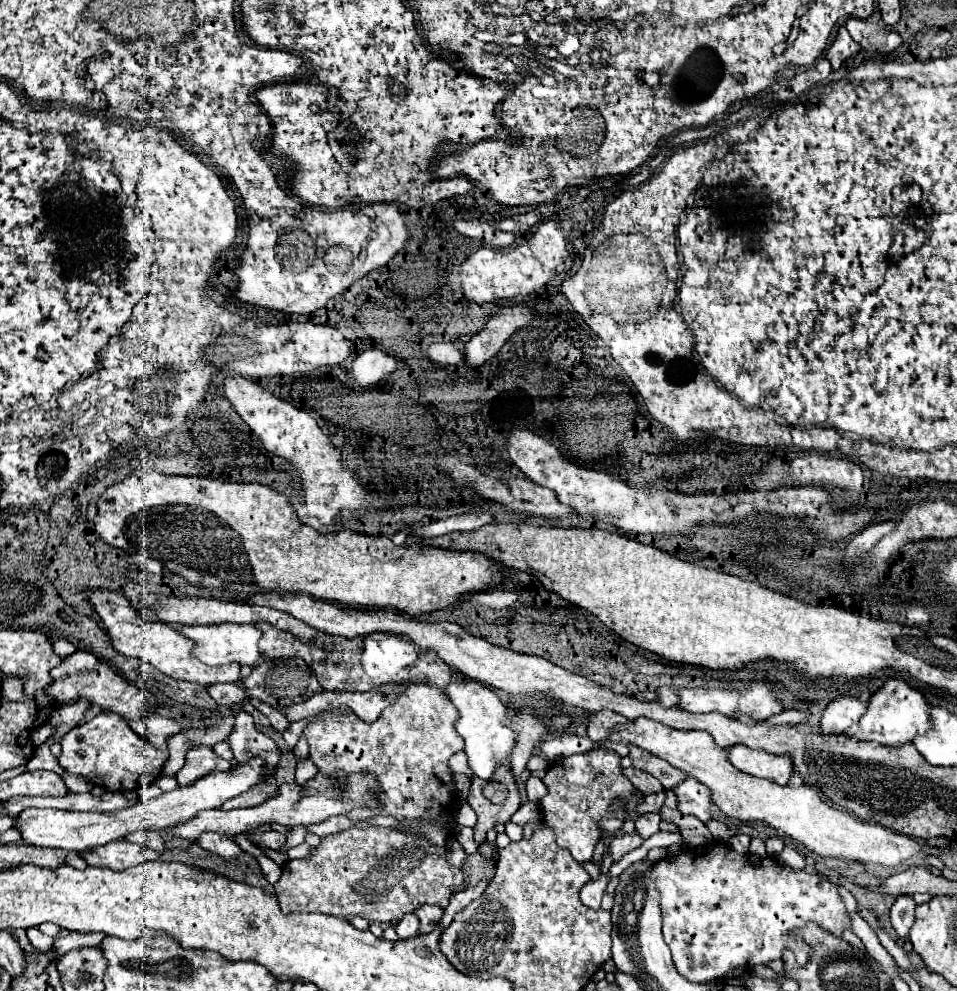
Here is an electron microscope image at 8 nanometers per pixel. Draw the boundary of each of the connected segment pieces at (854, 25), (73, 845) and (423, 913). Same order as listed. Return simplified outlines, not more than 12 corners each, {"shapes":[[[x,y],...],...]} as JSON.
{"shapes":[[[849,18],[845,28],[865,50],[887,54],[901,36],[881,22]],[[263,760],[117,812],[27,808],[13,828],[41,848],[91,850],[165,830],[263,782]],[[421,906],[415,916],[421,920],[421,934],[433,932],[443,916],[437,906]]]}

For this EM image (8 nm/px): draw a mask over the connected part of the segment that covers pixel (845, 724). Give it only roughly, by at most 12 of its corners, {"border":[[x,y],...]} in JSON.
{"border":[[839,696],[821,716],[821,732],[847,734],[865,704]]}

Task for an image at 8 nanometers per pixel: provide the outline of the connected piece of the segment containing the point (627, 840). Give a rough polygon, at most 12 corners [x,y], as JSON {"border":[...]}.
{"border":[[621,834],[611,842],[609,856],[619,862],[623,854],[643,844],[639,834]]}

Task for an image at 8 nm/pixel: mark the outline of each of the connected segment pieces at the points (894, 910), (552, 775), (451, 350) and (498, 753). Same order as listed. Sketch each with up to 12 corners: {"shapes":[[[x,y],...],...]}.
{"shapes":[[[901,896],[891,906],[891,924],[907,938],[915,922],[915,902]],[[611,748],[553,762],[543,822],[579,862],[591,860],[601,818],[643,792]],[[451,342],[429,344],[427,356],[441,366],[457,365],[463,354]],[[475,680],[447,686],[475,776],[511,762],[515,732],[497,694]]]}

